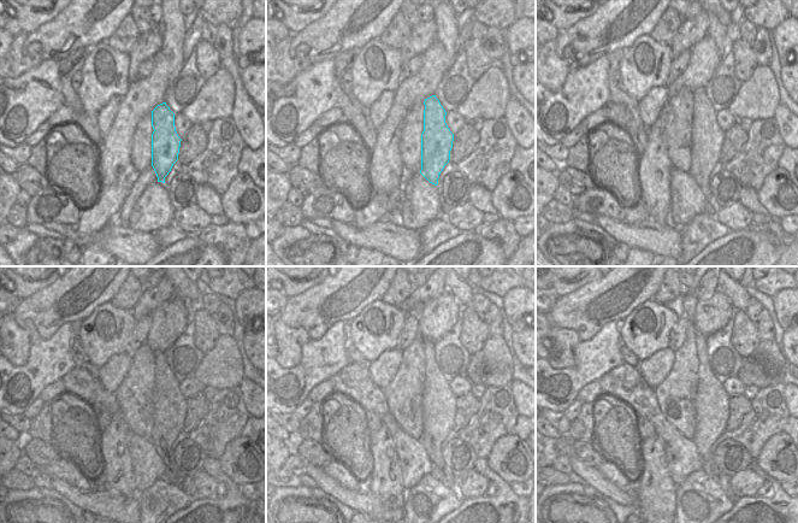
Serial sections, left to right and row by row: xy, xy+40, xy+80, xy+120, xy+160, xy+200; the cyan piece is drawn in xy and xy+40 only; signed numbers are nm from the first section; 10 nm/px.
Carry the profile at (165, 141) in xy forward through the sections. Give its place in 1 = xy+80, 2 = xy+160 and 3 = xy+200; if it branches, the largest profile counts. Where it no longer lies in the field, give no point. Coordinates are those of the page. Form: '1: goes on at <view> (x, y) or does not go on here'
1: goes on at xy+80 (707, 137)
2: goes on at xy+160 (439, 409)
3: goes on at xy+200 (711, 400)

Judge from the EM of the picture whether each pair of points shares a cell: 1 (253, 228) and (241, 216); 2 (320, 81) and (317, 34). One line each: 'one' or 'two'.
1: two
2: two

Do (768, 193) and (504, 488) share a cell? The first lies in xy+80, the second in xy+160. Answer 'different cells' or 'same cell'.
different cells

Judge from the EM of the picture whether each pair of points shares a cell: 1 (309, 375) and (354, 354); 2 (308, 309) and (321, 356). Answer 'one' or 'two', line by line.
1: two
2: two

